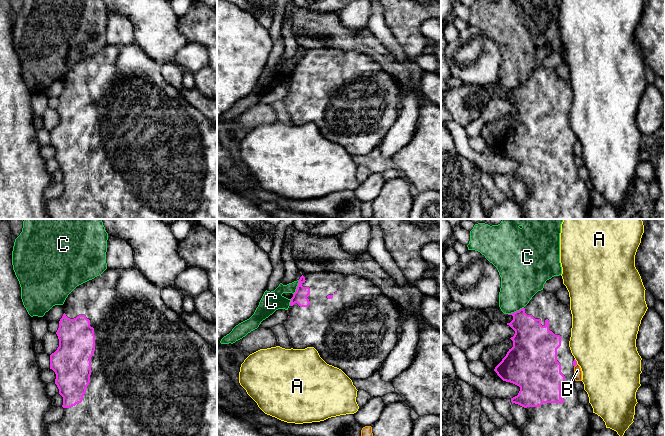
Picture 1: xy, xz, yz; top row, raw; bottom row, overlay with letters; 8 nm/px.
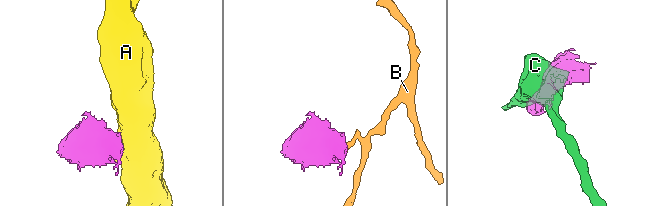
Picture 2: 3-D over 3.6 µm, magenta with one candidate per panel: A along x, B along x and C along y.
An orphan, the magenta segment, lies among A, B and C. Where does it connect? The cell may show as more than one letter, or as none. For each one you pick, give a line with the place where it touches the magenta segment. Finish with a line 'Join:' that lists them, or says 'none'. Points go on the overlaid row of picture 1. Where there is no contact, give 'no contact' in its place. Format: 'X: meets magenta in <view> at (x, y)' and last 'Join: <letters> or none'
Join: none

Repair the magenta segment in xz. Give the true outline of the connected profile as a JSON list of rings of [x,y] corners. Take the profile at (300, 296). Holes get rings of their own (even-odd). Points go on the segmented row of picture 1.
[[[315,272],[302,275],[298,281],[287,310],[288,318],[283,324],[292,348],[314,347],[327,364],[341,369],[351,380],[366,379],[378,372],[398,342],[398,304],[383,295],[374,283],[358,275]]]

